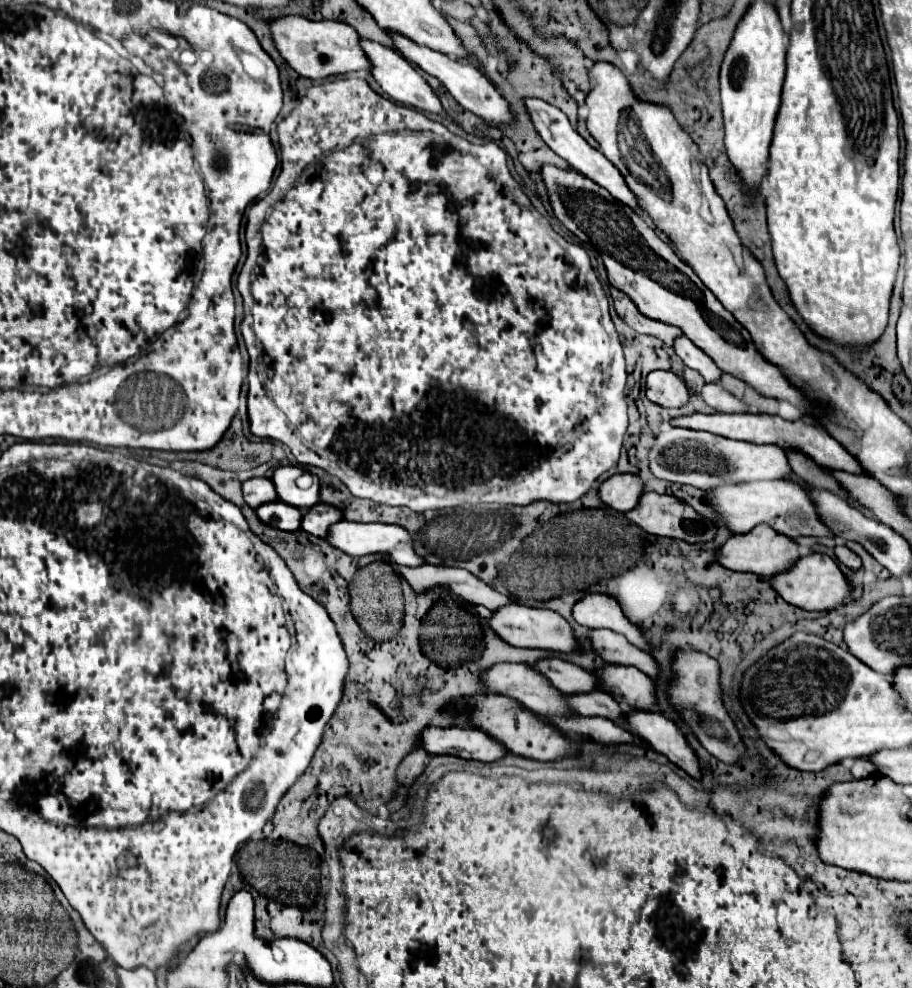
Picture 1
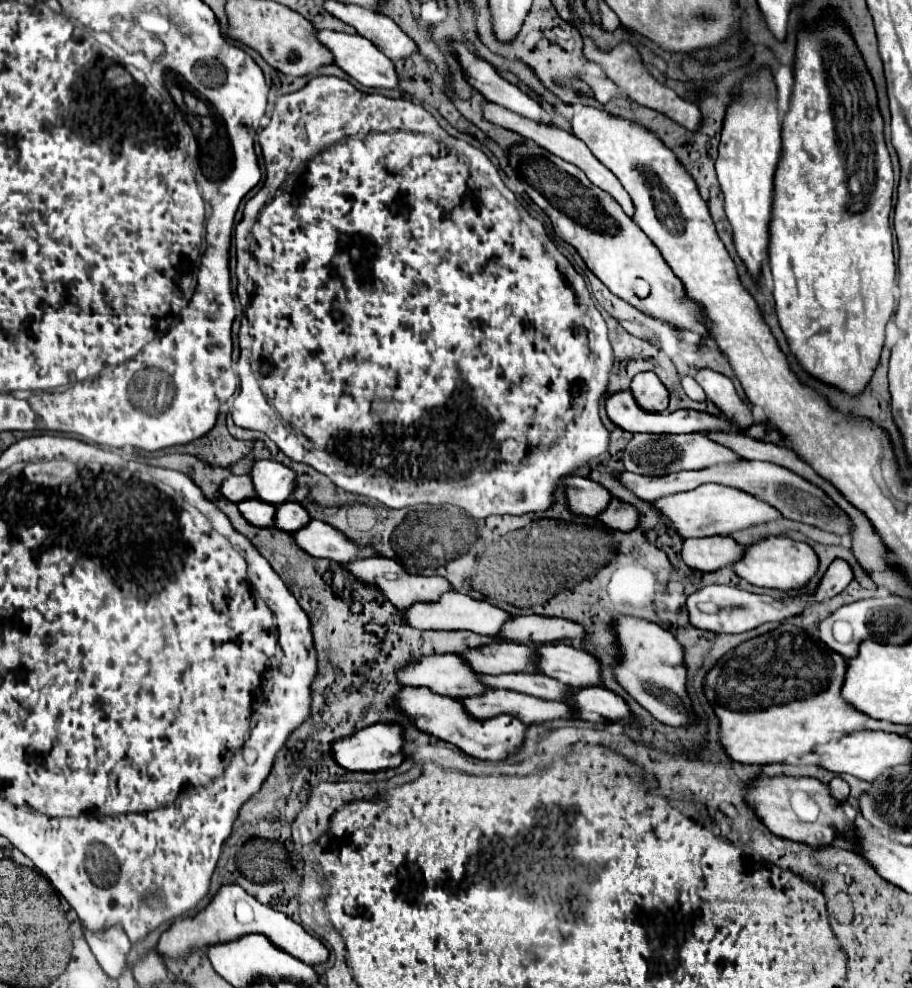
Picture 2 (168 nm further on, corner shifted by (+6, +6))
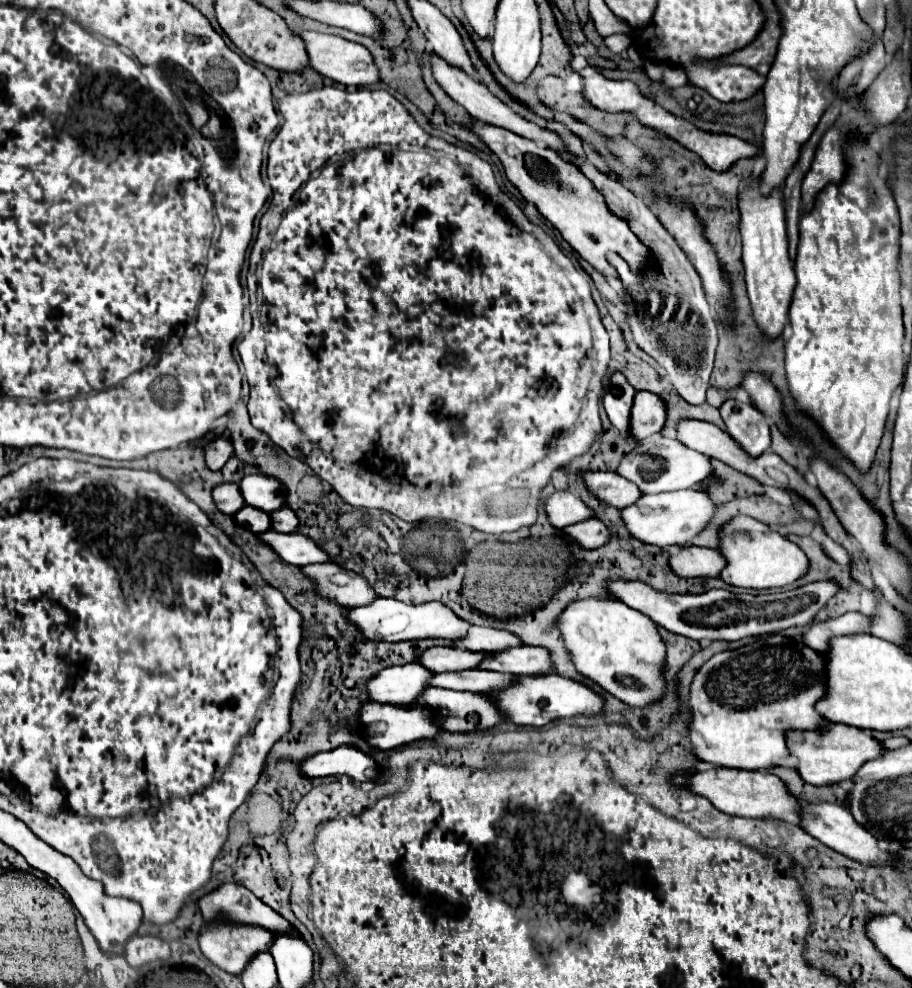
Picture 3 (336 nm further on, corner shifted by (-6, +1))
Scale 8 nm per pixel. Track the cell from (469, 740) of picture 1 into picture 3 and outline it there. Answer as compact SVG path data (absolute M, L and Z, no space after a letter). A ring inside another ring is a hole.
M340 746L330 752L318 752L316 756L308 756L304 764L300 764L300 772L306 778L324 778L324 776L350 776L358 782L374 780L380 770L374 760L354 746Z

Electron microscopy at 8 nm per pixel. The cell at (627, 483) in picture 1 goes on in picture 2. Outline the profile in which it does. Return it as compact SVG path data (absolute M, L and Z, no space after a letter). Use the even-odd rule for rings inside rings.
M566 477L566 495L568 495L568 507L570 511L576 511L576 515L596 517L608 503L612 501L612 495L608 495L606 487L600 487L600 483L586 479L586 477Z

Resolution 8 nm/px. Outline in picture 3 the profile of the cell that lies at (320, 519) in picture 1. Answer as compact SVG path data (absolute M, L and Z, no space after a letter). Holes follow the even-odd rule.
M286 506L272 512L270 520L272 520L272 530L276 530L276 532L296 532L296 528L298 528L296 514Z

